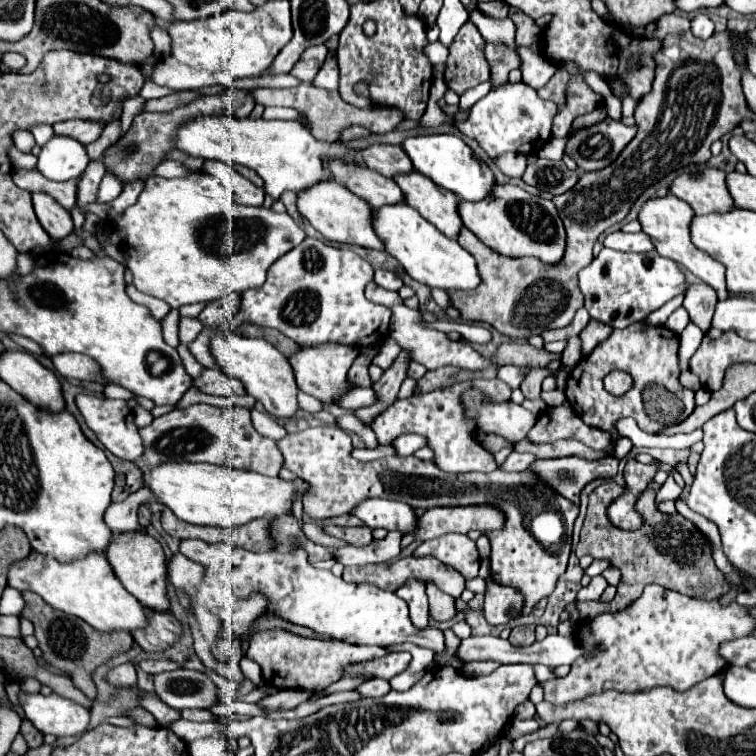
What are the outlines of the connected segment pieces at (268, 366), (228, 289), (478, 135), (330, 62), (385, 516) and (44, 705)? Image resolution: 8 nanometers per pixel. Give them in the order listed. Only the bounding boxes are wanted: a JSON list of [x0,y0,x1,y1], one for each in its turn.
[[211,331,299,419],[117,173,307,309],[455,81,557,159],[313,53,339,89],[355,499,417,535],[19,693,91,737]]

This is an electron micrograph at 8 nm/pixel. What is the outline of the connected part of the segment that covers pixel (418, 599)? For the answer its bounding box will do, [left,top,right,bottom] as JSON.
[395,579,429,629]

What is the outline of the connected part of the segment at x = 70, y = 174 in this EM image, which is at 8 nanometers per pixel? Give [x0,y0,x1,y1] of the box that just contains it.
[37,137,89,181]

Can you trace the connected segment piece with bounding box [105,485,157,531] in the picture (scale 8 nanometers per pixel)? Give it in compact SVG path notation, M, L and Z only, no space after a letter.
M143 485L141 489L137 489L135 493L131 493L125 501L121 503L111 503L111 507L105 513L105 521L109 527L131 527L133 531L139 529L139 521L137 521L137 509L143 503L157 503L157 497L153 495L153 491Z

